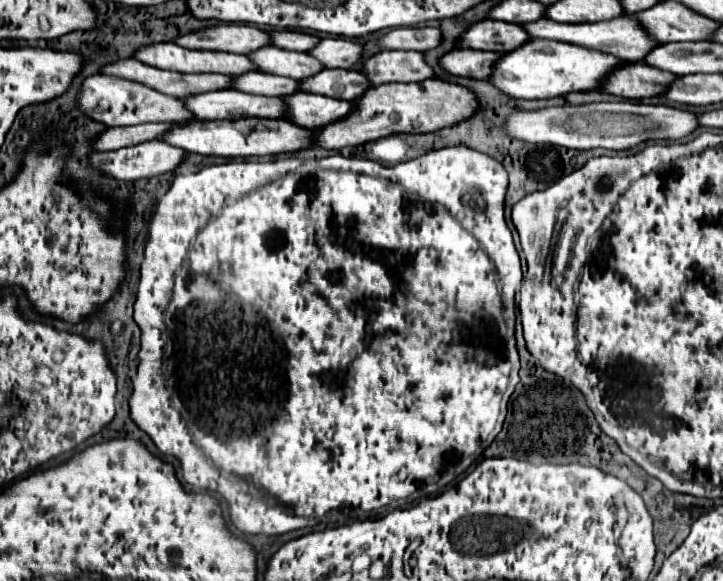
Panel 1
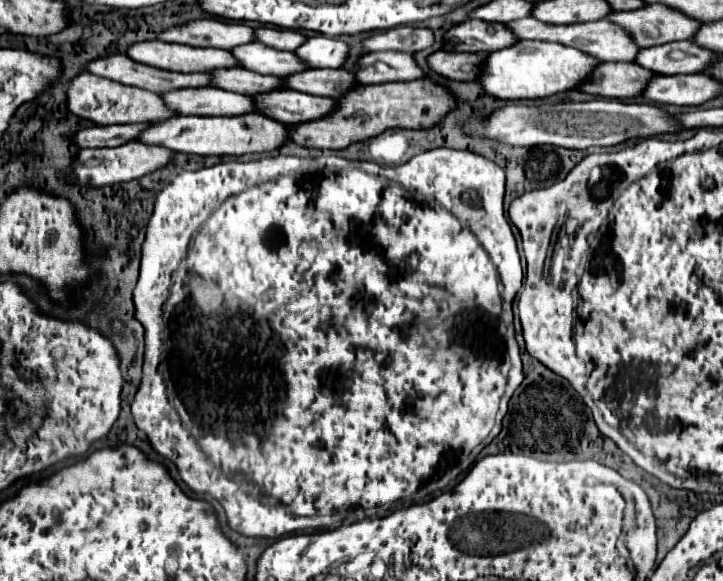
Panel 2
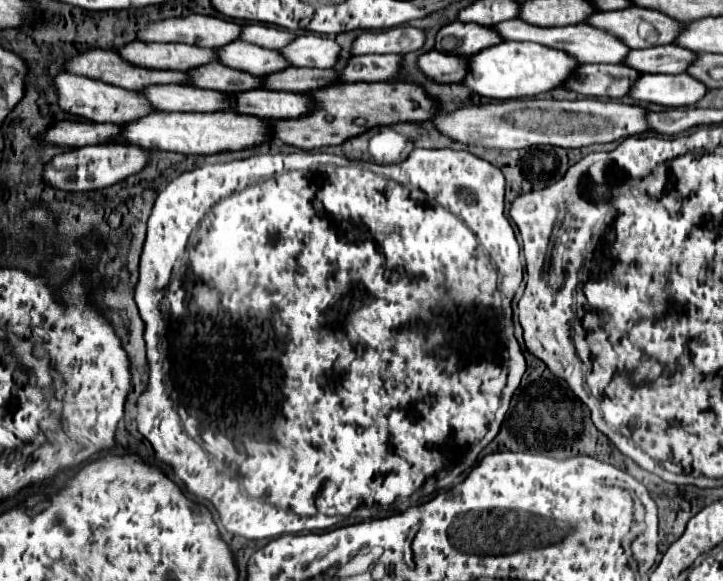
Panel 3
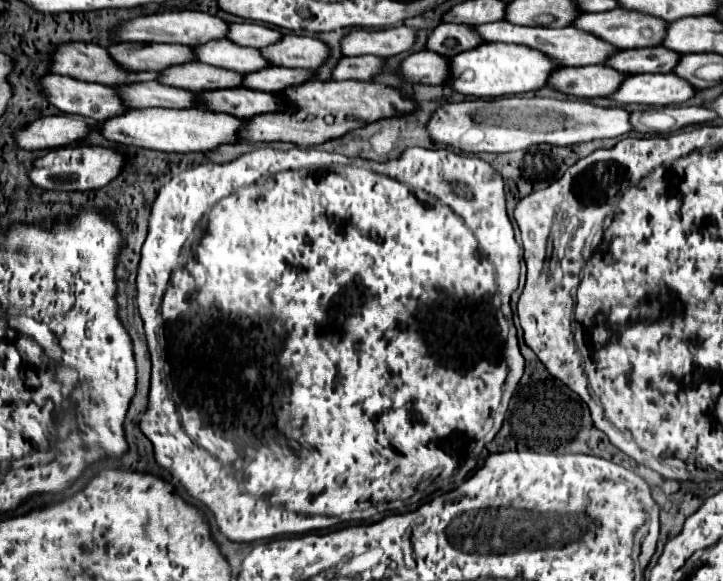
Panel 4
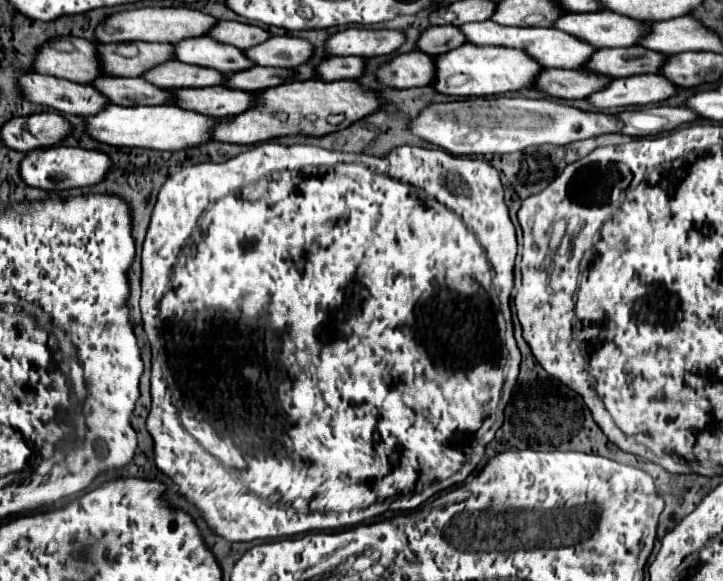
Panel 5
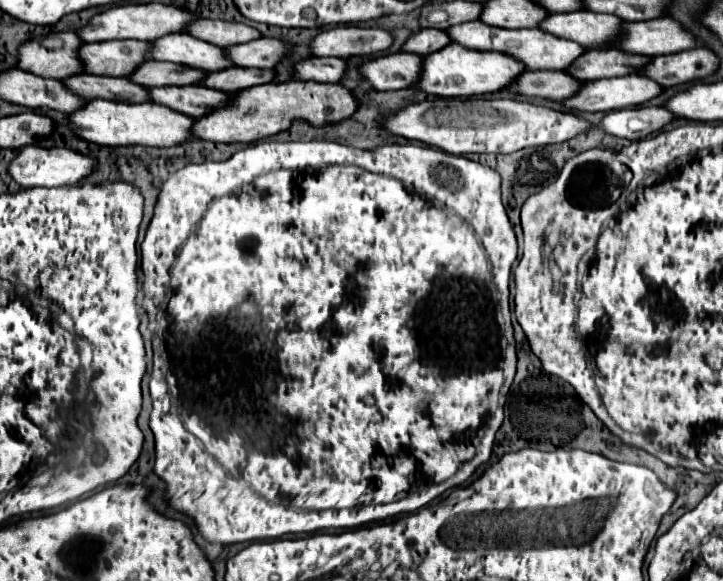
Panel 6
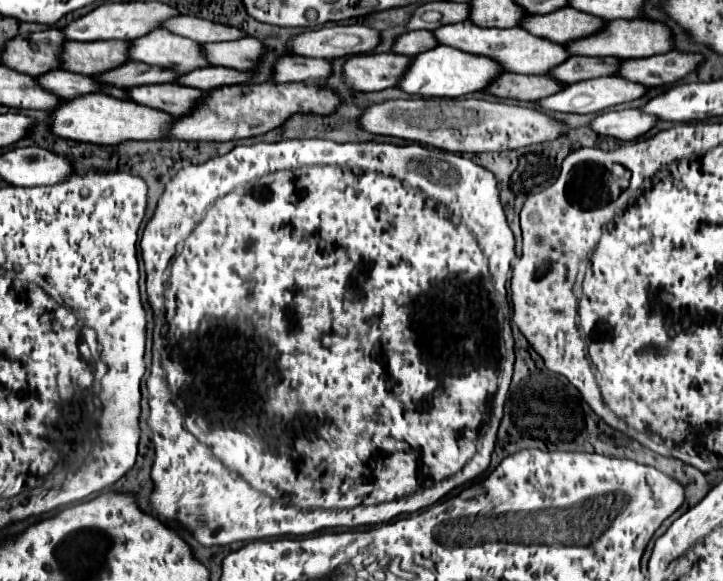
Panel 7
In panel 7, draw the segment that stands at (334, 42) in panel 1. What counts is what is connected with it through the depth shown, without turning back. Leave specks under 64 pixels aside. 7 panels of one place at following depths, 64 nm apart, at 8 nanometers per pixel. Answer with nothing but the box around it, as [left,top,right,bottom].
[202,38,264,70]

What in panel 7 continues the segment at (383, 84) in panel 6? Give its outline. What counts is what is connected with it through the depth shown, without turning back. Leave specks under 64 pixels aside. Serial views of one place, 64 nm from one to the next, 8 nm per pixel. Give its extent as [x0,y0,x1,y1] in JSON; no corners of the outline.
[342,54,410,92]

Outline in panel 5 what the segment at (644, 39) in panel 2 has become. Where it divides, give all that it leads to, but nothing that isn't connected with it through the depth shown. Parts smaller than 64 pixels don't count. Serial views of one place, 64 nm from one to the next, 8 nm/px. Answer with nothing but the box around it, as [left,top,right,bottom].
[554,10,646,48]

